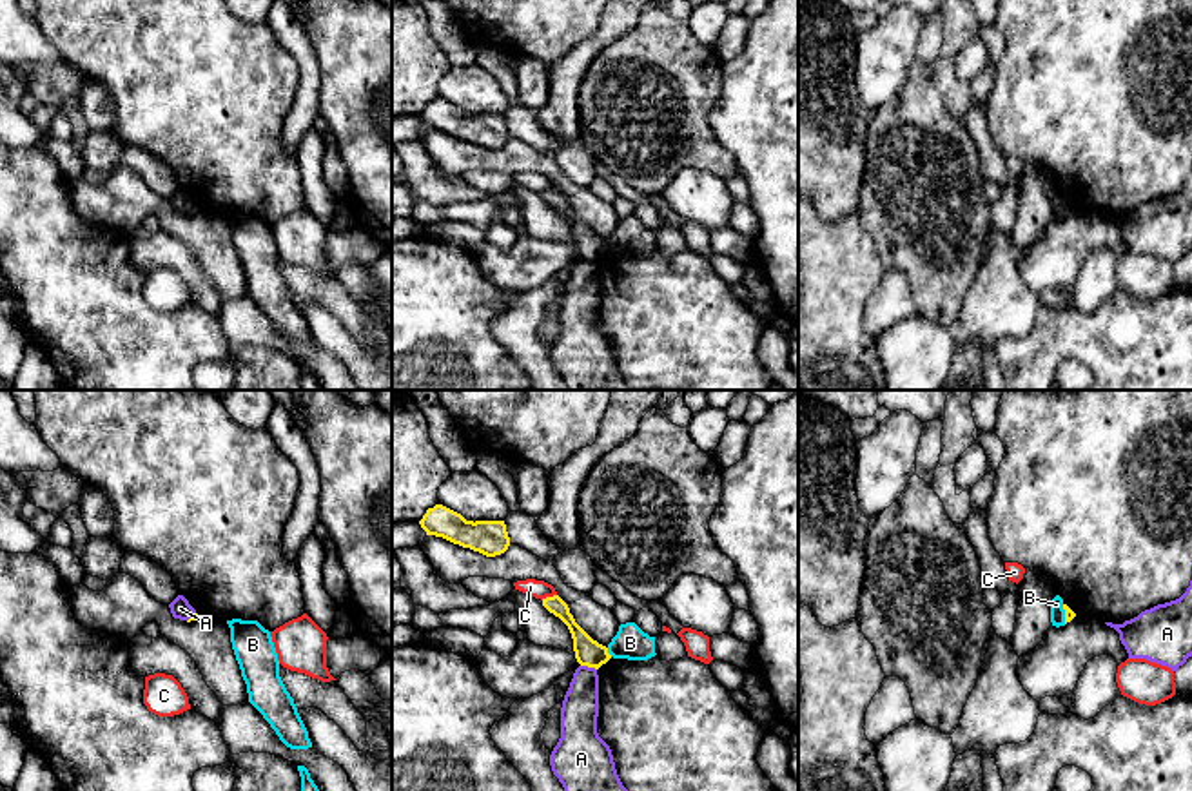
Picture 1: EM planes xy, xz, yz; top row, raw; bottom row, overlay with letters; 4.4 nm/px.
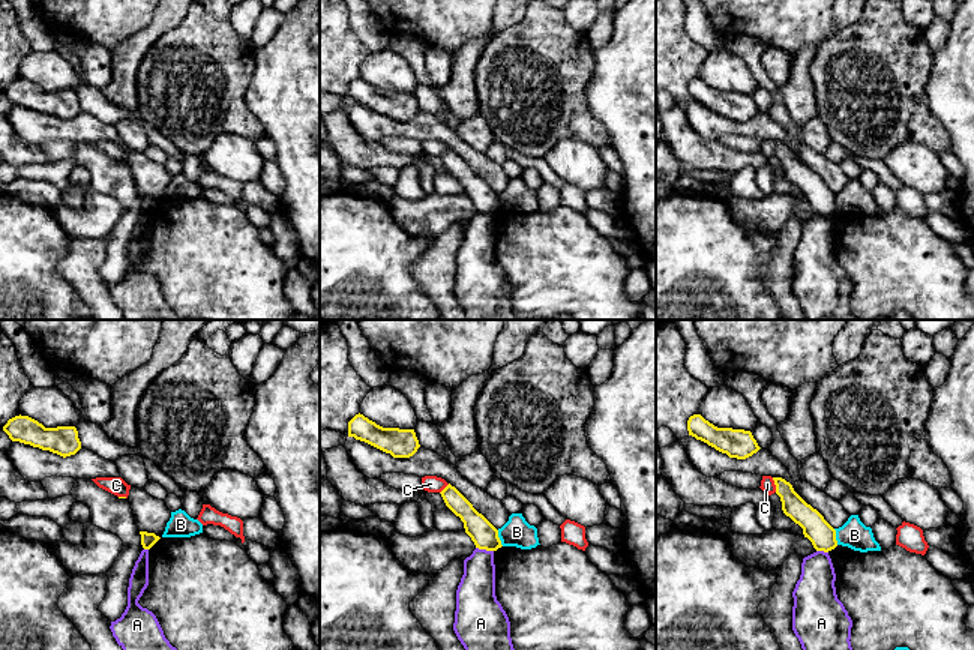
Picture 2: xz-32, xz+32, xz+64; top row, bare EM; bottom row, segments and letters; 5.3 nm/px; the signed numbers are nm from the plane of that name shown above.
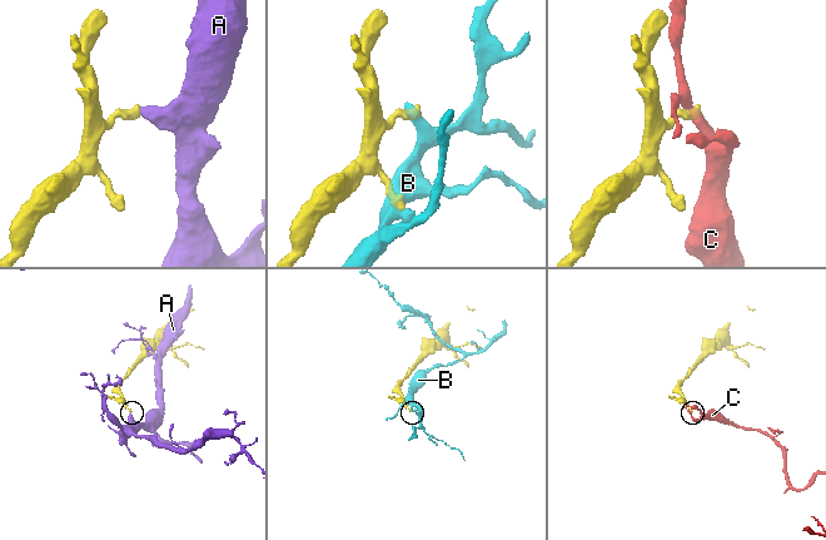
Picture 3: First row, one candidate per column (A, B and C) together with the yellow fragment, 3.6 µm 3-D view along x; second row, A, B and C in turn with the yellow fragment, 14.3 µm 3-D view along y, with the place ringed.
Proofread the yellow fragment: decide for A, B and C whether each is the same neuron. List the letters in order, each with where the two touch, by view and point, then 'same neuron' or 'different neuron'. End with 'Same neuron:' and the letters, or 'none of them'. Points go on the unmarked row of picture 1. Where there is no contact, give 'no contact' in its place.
A: contact xz (588, 260); different neuron
B: contact xz (606, 245); different neuron
C: contact xz (548, 191); different neuron
Same neuron: none of them

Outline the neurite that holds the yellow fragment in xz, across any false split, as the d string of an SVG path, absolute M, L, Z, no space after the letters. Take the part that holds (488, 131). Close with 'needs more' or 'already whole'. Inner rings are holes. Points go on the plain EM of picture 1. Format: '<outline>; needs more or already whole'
M443 98L428 102L419 118L426 129L443 131L486 151L501 149L510 140L504 114L466 114Z; already whole

